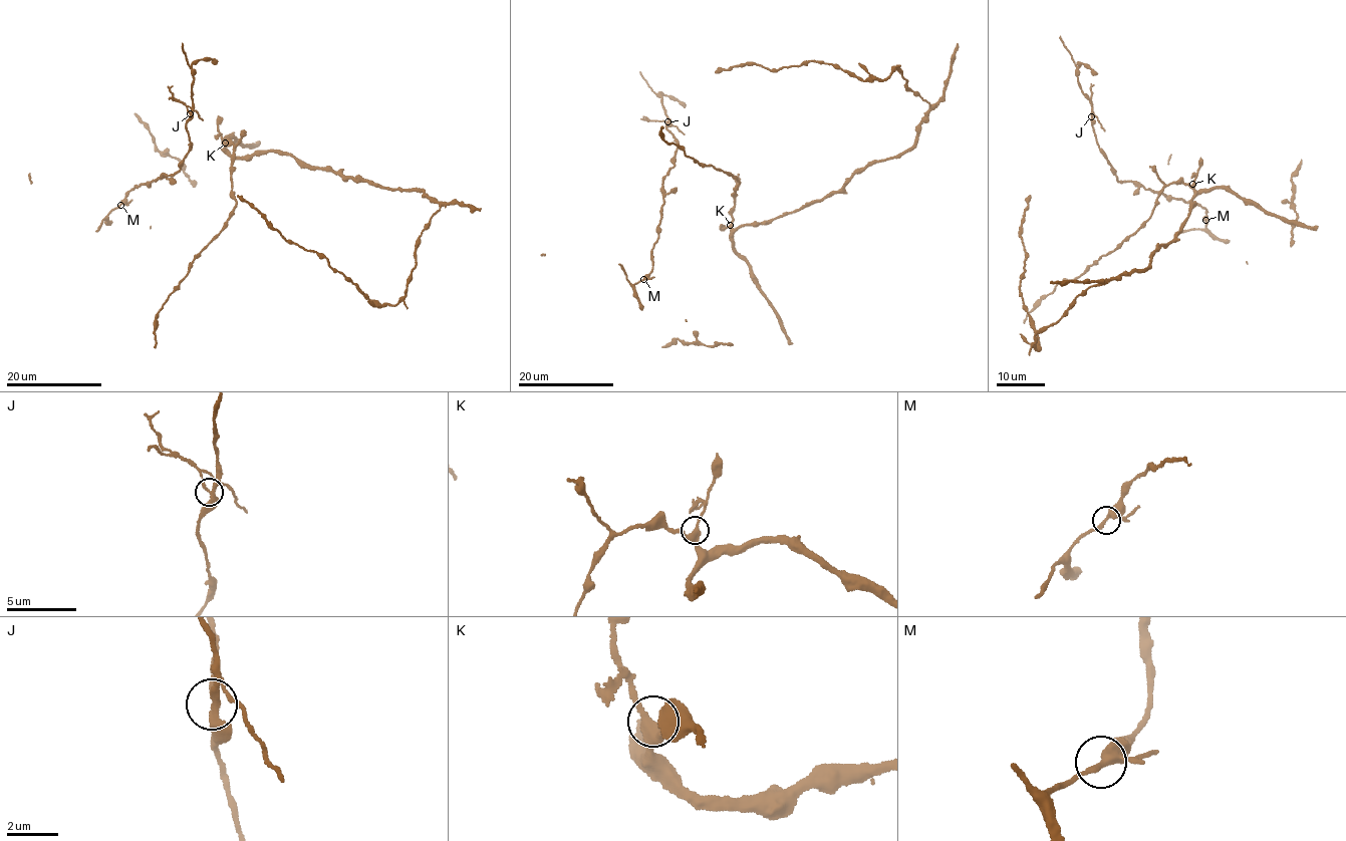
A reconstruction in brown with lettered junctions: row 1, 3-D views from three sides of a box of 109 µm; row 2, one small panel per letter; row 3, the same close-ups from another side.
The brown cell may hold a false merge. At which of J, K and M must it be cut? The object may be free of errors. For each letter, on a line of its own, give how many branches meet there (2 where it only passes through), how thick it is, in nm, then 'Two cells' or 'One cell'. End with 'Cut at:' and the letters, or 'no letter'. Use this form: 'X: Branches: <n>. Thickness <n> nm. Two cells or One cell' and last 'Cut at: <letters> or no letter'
J: Branches: 3. Thickness 260 nm. Two cells
K: Branches: 3. Thickness 340 nm. One cell
M: Branches: 3. Thickness 280 nm. One cell
Cut at: J

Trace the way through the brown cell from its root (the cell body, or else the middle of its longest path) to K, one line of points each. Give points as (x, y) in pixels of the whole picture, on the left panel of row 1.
K: (318, 168), (304, 168), (293, 157), (276, 152), (233, 157), (225, 148), (225, 143)

